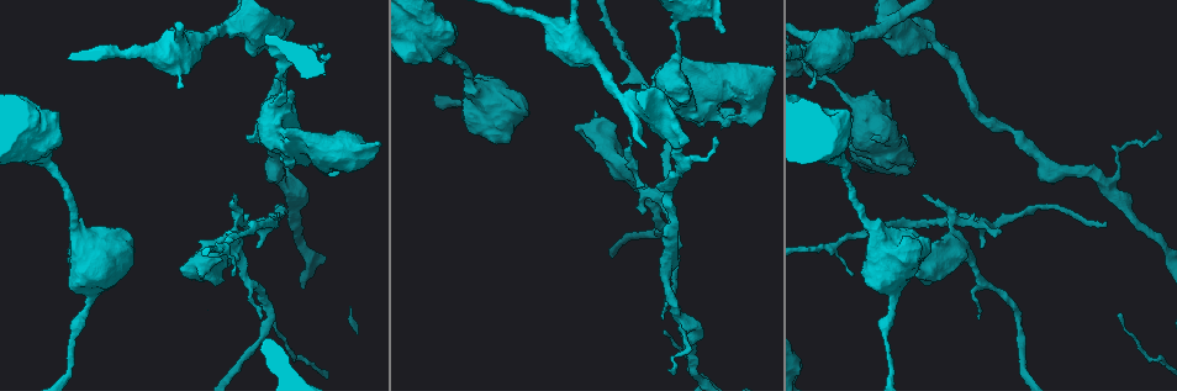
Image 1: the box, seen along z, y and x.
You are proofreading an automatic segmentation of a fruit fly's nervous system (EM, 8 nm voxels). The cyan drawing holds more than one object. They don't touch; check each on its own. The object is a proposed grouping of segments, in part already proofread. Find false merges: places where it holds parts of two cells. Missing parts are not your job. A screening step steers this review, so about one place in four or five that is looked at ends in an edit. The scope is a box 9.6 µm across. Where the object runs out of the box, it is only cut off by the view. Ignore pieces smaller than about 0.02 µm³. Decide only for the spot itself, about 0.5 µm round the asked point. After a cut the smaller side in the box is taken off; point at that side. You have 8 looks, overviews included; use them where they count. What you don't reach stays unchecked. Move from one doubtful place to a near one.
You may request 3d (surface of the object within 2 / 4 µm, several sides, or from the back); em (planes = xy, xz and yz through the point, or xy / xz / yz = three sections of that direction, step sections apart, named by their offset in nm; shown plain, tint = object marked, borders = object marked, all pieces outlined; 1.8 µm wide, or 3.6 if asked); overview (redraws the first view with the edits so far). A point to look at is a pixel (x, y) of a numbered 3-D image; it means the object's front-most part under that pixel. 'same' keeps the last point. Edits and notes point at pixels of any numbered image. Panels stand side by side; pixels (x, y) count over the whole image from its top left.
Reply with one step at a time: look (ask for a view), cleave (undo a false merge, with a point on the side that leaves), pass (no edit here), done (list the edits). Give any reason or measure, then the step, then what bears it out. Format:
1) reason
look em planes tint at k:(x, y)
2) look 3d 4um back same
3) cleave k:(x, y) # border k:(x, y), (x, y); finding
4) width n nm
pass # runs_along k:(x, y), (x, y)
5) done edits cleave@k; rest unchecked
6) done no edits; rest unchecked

a narrow waist
look 3d 4um at 1:(1108, 187)

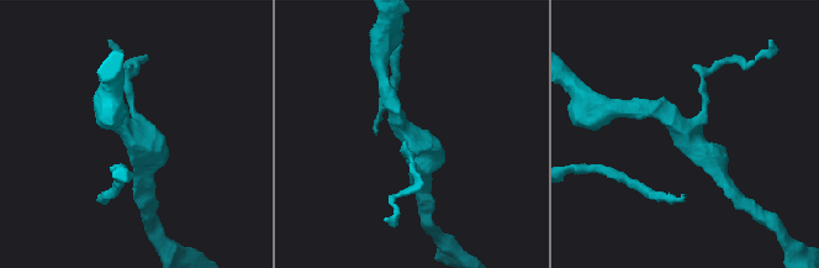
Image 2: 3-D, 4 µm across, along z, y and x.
need the tissue
look em planes tint at 2:(680, 133)

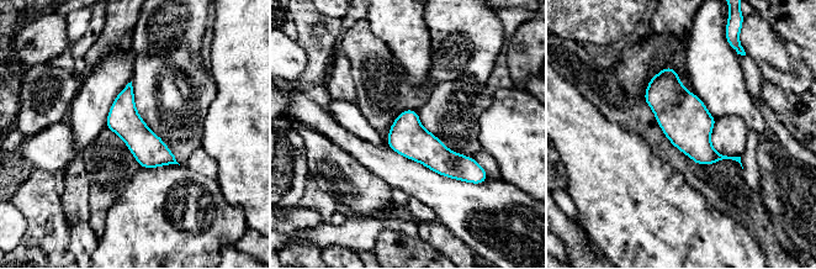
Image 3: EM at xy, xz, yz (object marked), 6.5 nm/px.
width 200 nm
pass # continuous, no second cell

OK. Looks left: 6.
calibre changes
look 3d 4um at 1:(635, 111)

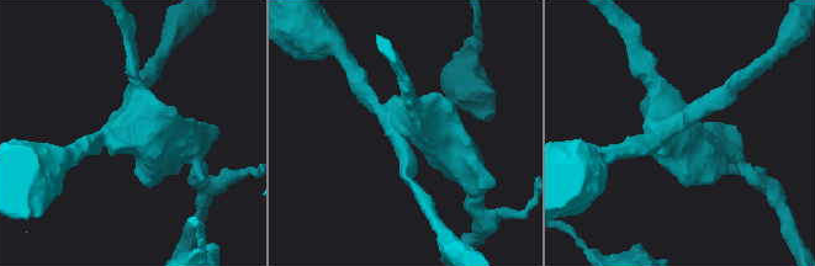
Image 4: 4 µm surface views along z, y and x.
now the EM
look em 3.6um planes tint at 4:(403, 131)

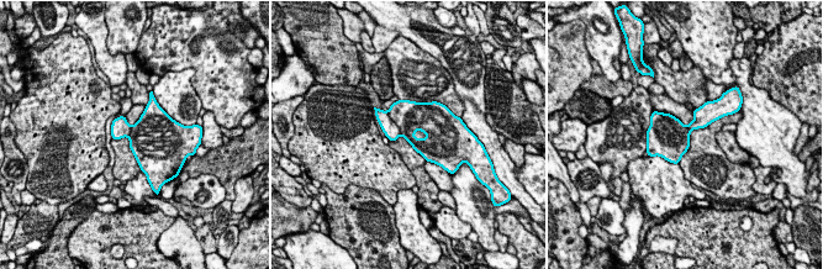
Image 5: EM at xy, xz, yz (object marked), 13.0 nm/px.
cleave 5:(410, 116) # a second cell is stuck on

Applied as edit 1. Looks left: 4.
done edits cleave@5; rest unchecked

